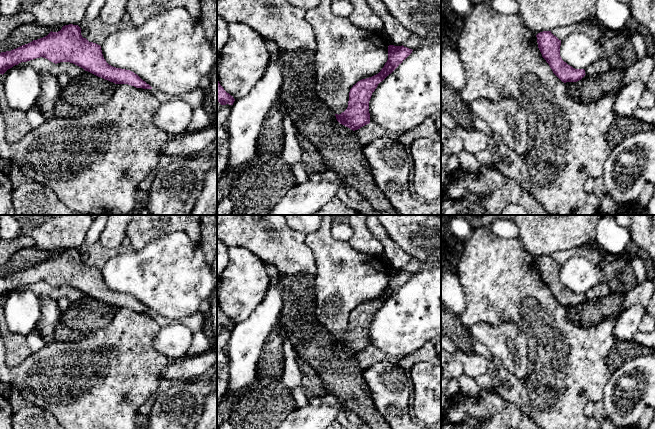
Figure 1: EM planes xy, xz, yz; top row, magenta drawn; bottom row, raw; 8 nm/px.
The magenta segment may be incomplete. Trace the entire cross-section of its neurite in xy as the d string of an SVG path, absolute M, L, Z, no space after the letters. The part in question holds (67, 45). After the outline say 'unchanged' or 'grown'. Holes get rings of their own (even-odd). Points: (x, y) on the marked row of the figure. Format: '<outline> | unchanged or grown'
M65 25L58 32L33 40L11 51L0 53L0 74L21 62L46 58L57 64L73 63L85 71L115 84L128 84L136 88L152 89L137 74L130 70L109 65L103 57L101 46L89 42L81 35L78 25Z | unchanged

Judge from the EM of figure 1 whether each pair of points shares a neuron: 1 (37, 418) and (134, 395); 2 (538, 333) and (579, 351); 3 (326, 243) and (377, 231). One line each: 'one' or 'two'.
1: two
2: one
3: two

